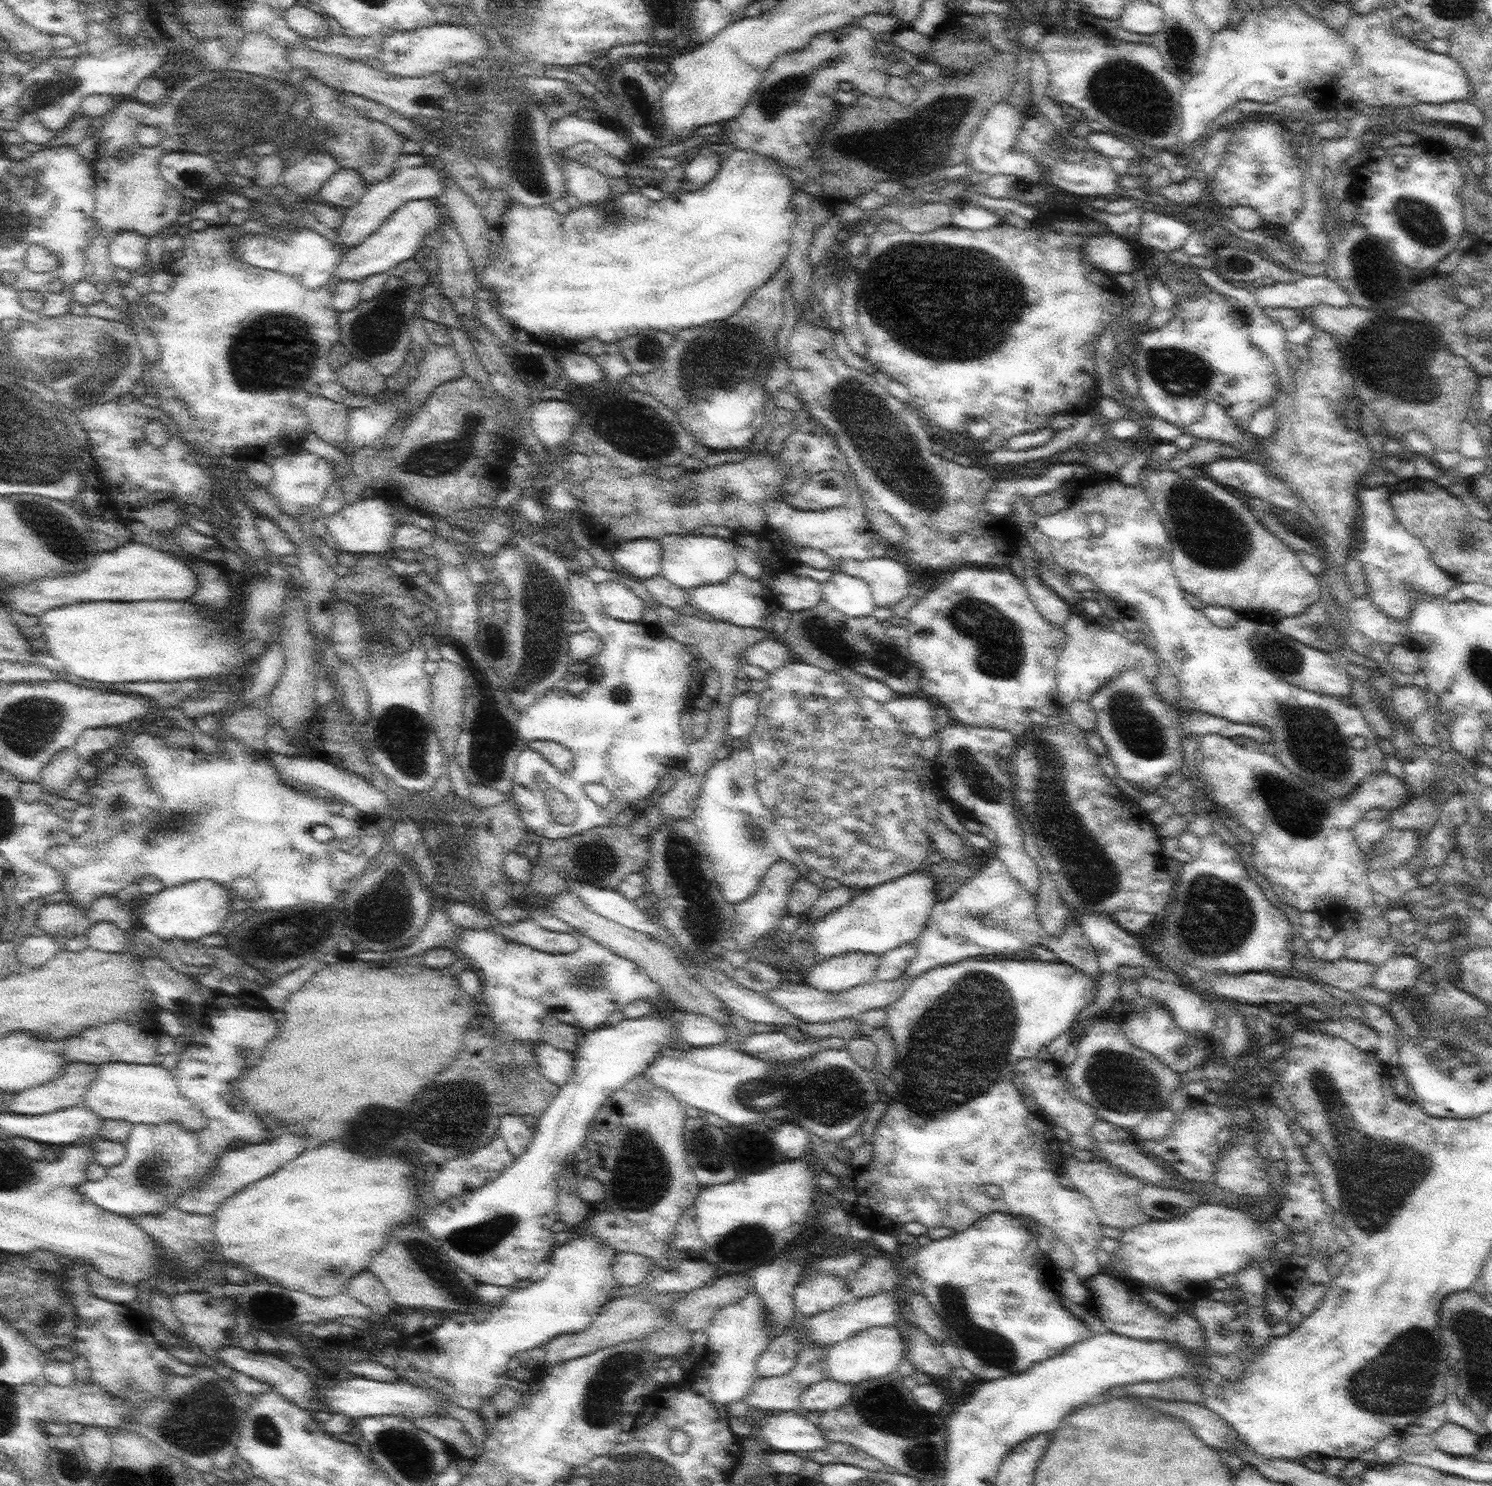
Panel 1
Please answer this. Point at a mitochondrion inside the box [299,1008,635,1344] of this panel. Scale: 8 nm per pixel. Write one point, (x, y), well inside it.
(483, 1238)

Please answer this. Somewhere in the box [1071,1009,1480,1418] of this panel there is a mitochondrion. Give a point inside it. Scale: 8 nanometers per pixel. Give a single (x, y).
(1379, 1178)

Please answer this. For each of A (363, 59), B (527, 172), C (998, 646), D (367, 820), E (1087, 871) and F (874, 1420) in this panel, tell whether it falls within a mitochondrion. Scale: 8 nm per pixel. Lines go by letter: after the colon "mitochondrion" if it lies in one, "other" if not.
A: other
B: mitochondrion
C: mitochondrion
D: other
E: mitochondrion
F: mitochondrion

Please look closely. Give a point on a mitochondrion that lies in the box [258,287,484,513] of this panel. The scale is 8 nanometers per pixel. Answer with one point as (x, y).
(428, 460)

